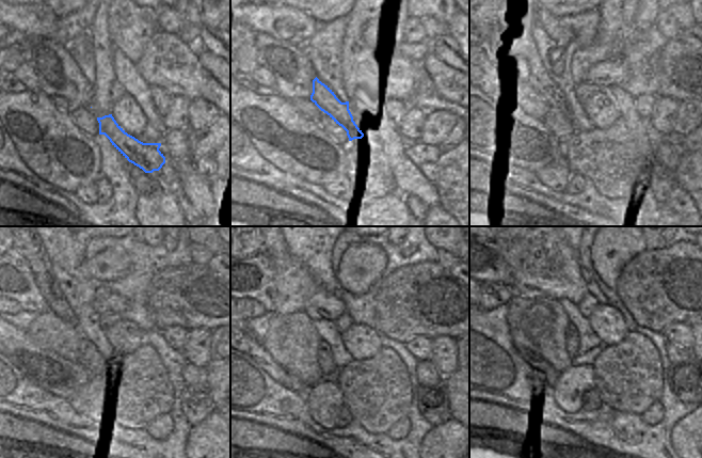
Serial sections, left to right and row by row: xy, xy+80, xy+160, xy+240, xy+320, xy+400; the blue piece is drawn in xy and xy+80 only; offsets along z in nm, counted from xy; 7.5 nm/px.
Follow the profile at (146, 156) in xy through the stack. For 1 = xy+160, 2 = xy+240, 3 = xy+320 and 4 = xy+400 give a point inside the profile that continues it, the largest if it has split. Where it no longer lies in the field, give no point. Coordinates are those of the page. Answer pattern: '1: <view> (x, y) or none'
1: xy+160 (538, 77)
2: xy+240 (30, 248)
3: none
4: none

